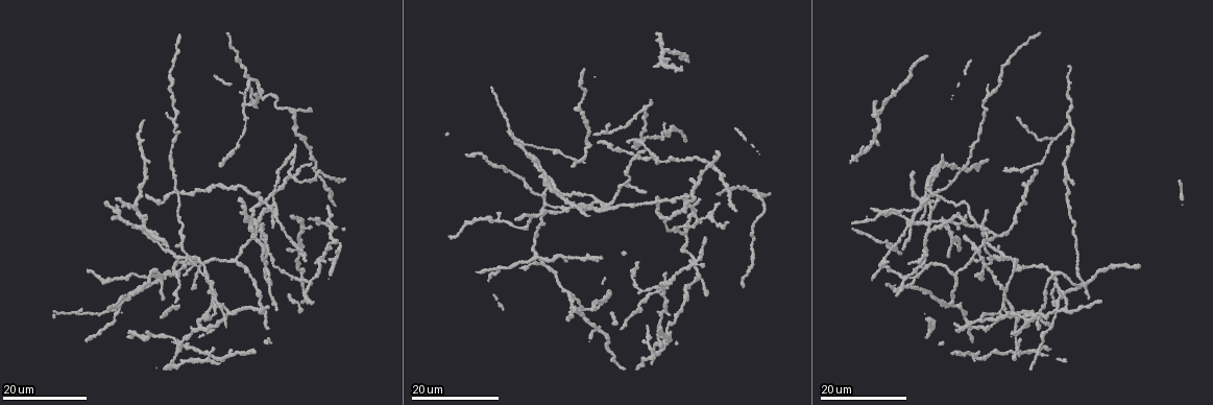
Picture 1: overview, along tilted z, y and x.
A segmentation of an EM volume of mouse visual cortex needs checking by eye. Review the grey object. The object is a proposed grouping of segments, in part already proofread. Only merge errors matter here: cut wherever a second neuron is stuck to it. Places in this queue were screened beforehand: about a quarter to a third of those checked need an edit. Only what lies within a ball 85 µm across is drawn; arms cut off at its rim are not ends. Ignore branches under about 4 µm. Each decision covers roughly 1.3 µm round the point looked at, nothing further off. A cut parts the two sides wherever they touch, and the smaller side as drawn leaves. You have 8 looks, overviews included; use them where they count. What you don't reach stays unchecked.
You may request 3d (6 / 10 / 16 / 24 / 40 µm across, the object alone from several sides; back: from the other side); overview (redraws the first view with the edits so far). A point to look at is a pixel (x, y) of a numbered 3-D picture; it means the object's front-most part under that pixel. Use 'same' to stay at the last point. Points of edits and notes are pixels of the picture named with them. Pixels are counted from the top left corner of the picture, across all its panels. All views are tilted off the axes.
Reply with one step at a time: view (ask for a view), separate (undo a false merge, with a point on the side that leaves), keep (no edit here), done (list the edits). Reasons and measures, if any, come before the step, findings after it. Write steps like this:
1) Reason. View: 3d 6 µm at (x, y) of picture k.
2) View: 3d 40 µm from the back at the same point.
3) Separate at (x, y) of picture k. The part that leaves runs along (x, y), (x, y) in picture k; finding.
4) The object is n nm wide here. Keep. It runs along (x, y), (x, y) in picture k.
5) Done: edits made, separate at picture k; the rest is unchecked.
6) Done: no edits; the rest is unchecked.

Narrows sharply. View: 3d 24 µm at (689, 253) of picture 1.

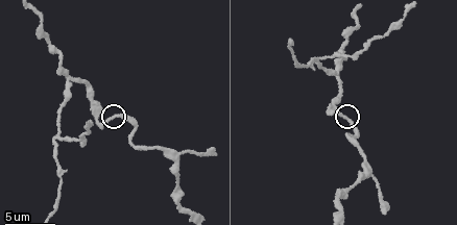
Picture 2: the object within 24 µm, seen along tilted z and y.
View: 3d 10 µm at (347, 119) of picture 2.

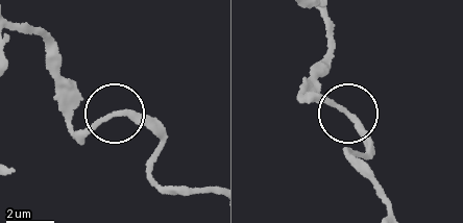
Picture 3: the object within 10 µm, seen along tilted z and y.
Keep. It runs along (212, 192), (162, 186), (155, 135), (119, 114), (74, 134) in picture 3; one neuron here.

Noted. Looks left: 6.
Three-way junction. View: 3d 24 µm at (215, 305) of picture 1.

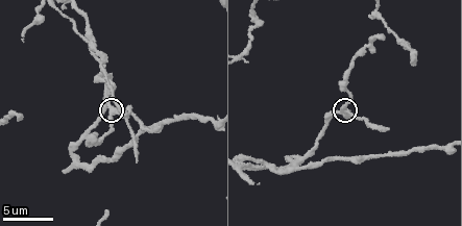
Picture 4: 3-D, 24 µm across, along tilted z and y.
Closer look. View: 3d 10 µm at (111, 114) of picture 4.

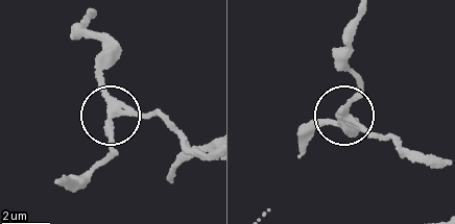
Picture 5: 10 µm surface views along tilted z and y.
Keep. All the same neuron.

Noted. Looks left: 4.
Four arms meet. View: 3d 16 µm at (163, 280) of picture 1.

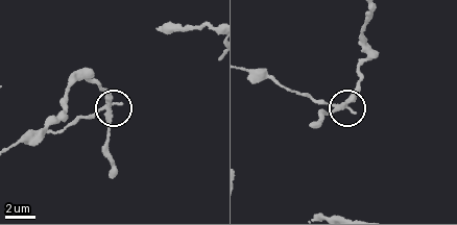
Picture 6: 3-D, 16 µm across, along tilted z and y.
Closer look. View: 3d 6 µm at (341, 104) of picture 6.

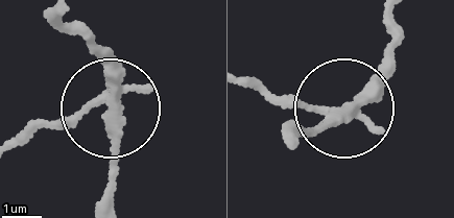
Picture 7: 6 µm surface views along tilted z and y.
The object is 240 nm wide here. Separate at (74, 123) of picture 7. The part that leaves runs along (113, 90), (19, 129) in picture 7; two neurons meet here.

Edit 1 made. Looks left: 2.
Done: edits made, separate at picture 7; the rest is unchecked.

